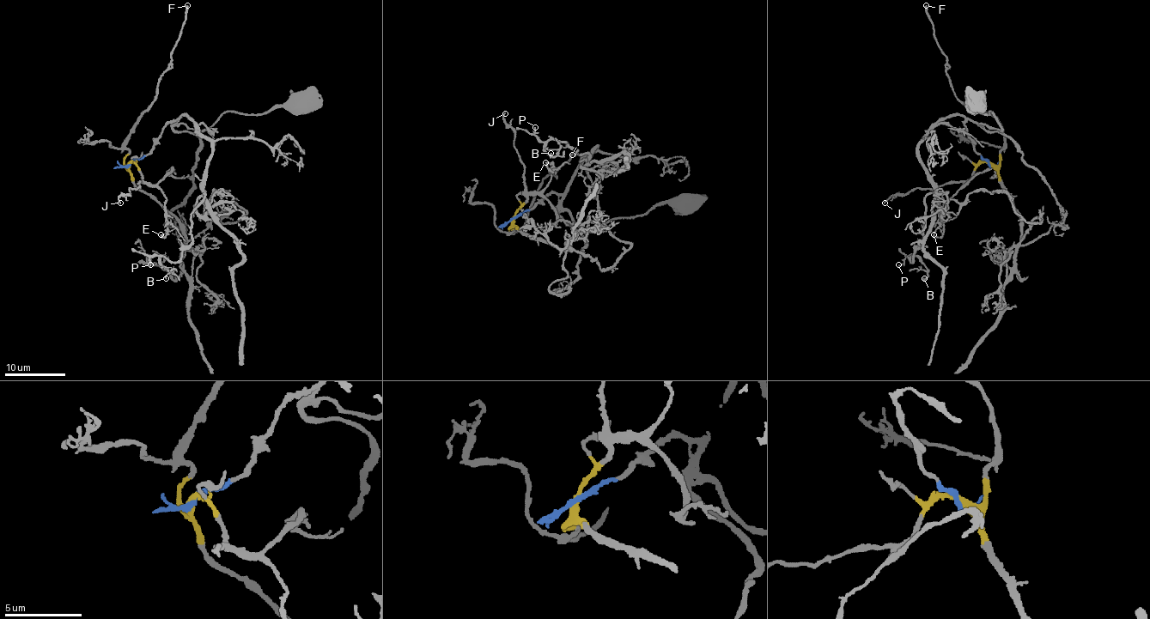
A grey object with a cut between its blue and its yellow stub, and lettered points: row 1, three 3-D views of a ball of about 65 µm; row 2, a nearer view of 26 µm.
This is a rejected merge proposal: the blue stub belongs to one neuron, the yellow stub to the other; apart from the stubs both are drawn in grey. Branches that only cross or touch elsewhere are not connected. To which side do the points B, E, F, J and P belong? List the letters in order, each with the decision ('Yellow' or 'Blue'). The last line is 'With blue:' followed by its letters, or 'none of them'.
B: Blue
E: Yellow
F: Yellow
J: Yellow
P: Blue
With blue: B, P

